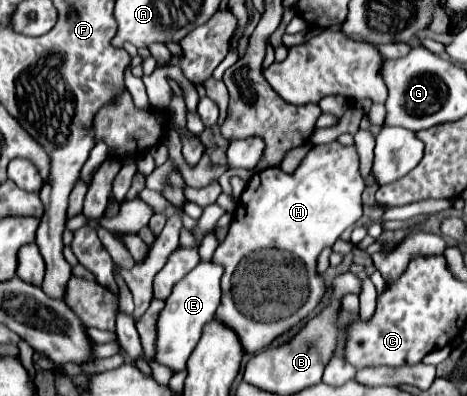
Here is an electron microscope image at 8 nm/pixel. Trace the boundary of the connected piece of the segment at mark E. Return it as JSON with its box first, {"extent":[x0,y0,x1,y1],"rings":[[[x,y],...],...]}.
{"extent":[153,261,223,373],"rings":[[[211,261],[209,263],[199,263],[185,277],[185,281],[179,281],[175,285],[173,293],[165,301],[165,307],[163,307],[163,311],[159,313],[159,319],[157,319],[157,341],[155,341],[153,361],[169,367],[173,373],[179,373],[179,371],[185,369],[185,363],[187,363],[191,351],[195,349],[195,345],[199,343],[199,339],[203,335],[203,327],[213,321],[215,311],[219,307],[221,275],[223,275],[223,267],[219,267]]]}

